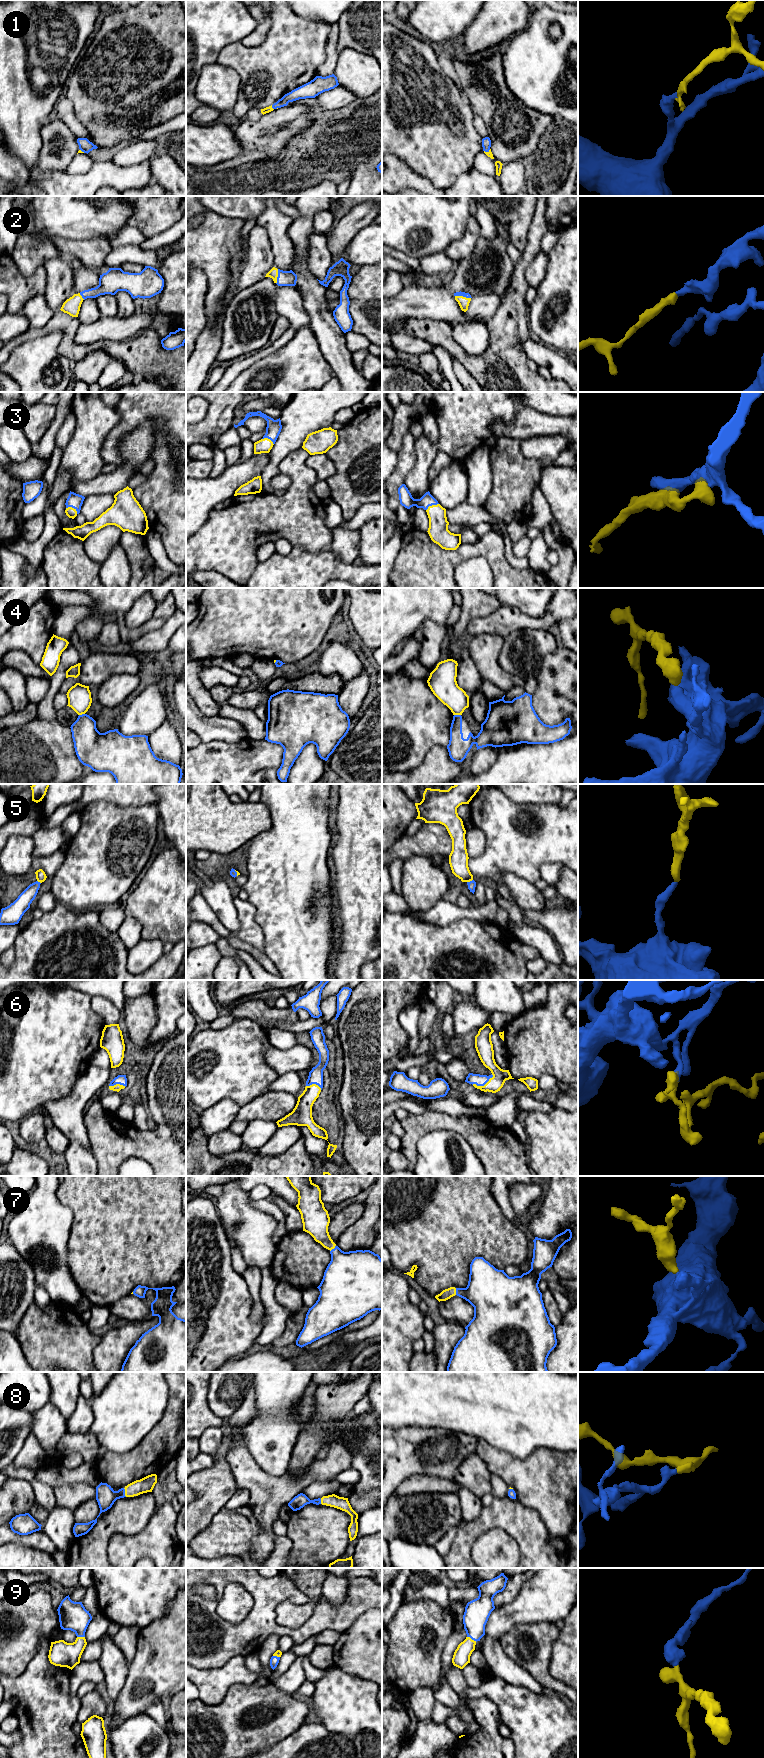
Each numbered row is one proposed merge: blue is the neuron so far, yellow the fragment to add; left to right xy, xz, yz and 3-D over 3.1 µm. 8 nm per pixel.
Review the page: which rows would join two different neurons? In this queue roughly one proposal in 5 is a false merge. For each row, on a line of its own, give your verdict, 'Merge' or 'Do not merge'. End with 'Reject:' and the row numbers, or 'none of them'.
1: Merge
2: Merge
3: Merge
4: Do not merge
5: Merge
6: Merge
7: Merge
8: Merge
9: Merge
Reject: 4

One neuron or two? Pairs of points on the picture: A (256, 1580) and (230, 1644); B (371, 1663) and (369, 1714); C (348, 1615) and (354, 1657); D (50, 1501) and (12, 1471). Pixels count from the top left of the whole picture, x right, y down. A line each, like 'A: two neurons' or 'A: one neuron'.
A: one neuron
B: two neurons
C: two neurons
D: one neuron

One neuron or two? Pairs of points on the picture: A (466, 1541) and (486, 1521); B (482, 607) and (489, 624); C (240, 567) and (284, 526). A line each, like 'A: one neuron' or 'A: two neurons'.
A: one neuron
B: two neurons
C: one neuron

